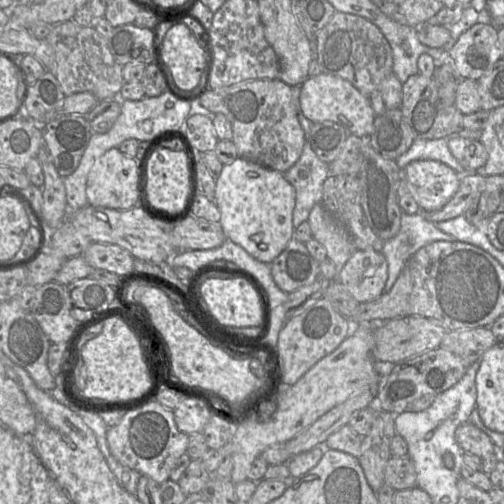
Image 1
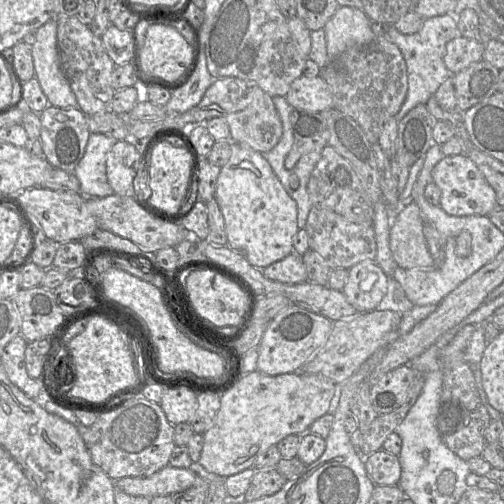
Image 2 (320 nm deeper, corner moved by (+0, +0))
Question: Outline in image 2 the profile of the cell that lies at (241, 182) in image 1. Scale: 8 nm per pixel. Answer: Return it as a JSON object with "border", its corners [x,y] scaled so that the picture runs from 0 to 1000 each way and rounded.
{"border":[[[460,282],[456,313],[438,331],[431,353],[427,395],[444,431],[452,486],[478,500],[498,526],[524,534],[581,500],[581,472],[593,456],[589,405],[567,381],[522,304]]]}

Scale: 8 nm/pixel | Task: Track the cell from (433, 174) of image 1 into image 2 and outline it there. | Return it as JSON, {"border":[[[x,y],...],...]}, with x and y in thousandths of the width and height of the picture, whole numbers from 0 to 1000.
{"border":[[[925,308],[881,310],[859,333],[857,361],[873,375],[871,409],[895,429],[968,429],[988,413],[980,375],[944,325]]]}

